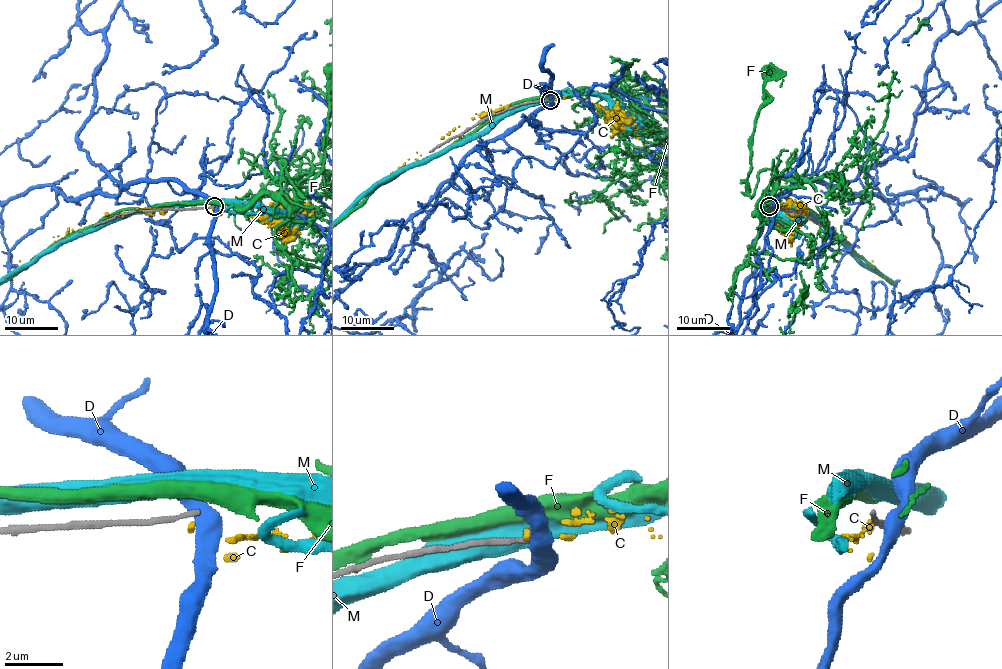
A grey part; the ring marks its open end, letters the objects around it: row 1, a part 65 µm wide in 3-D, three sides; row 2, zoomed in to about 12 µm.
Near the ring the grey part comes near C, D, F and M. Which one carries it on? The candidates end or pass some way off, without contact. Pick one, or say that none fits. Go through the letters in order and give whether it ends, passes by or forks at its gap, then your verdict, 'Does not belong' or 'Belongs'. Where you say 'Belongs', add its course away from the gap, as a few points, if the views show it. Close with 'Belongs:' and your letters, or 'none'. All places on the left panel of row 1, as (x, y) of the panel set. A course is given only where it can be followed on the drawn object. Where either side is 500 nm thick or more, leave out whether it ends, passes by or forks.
C: It ends there. Does not belong
D: Does not belong
F: It passes by. Does not belong
M: Does not belong
Belongs: none

